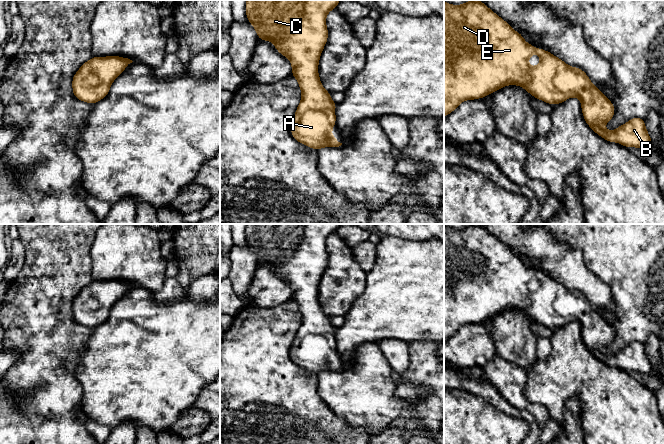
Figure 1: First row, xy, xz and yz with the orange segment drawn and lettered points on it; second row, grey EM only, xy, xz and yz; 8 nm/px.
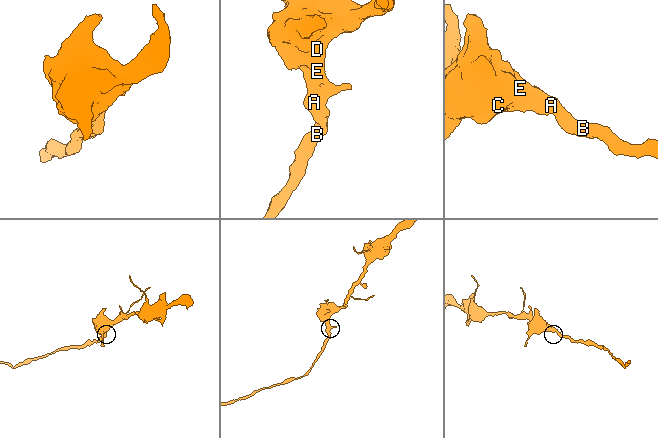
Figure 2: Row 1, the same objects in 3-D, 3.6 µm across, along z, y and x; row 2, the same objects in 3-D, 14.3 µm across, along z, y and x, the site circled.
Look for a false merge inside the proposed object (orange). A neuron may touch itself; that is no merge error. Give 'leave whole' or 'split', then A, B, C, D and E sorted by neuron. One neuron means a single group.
leave whole | A B C D E

